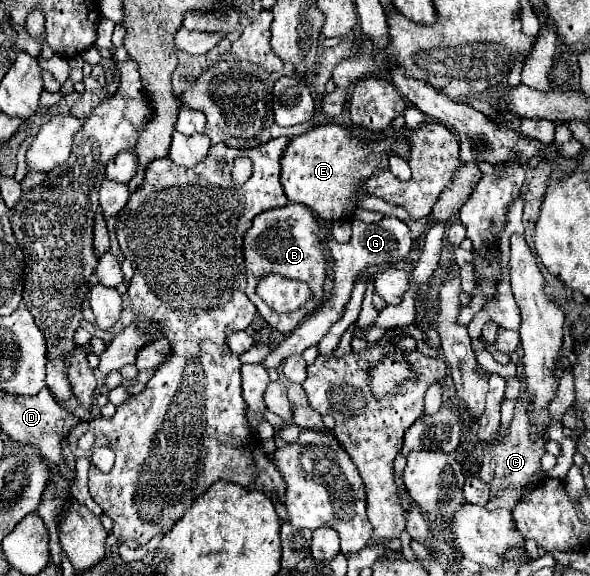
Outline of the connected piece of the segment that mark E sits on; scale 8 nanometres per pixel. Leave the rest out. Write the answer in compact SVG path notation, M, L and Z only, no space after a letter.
M320 125L288 141L282 153L280 181L290 203L302 203L310 207L326 221L348 219L354 209L354 203L350 199L358 195L358 185L368 179L378 167L388 165L390 151L406 159L408 143L402 137L388 137L384 141L362 145L360 139L352 137L348 129L340 125Z

